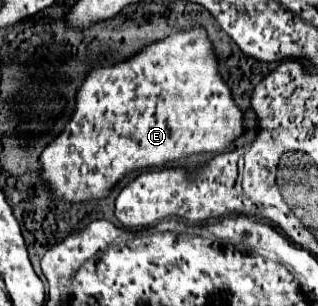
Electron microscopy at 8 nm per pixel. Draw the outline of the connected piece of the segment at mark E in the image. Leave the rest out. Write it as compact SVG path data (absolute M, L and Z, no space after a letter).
M202 27L178 31L176 35L146 47L134 59L114 67L98 67L88 73L76 95L76 111L64 133L40 155L42 179L60 201L100 199L130 171L180 161L194 153L222 153L244 133L242 113L228 85L220 79L218 61Z

